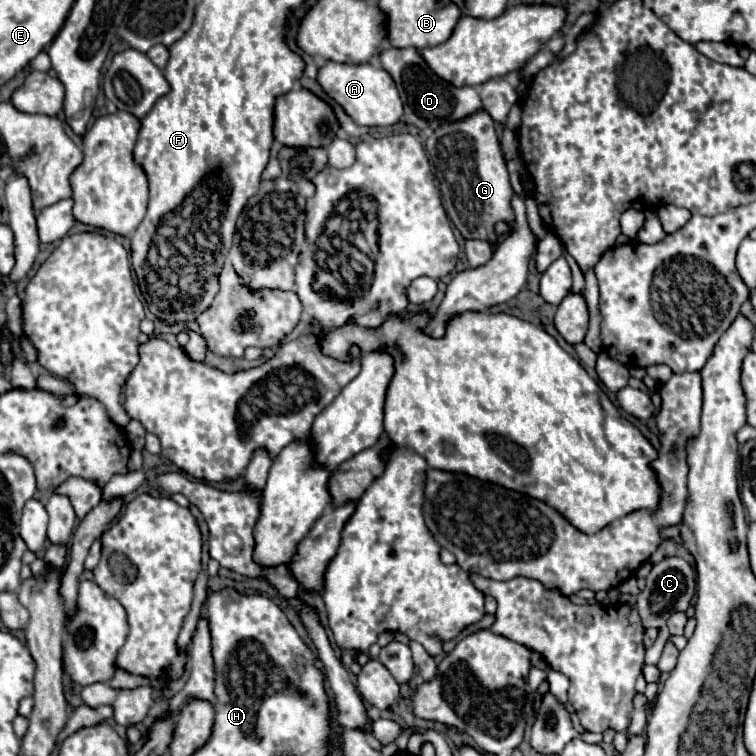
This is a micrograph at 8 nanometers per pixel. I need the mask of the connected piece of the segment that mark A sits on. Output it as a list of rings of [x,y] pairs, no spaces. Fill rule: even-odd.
[[[326,61],[318,69],[316,81],[322,87],[322,91],[328,97],[332,97],[356,125],[388,127],[398,123],[398,119],[402,117],[402,101],[396,91],[396,85],[392,77],[388,77],[388,73],[384,73],[384,69],[380,69],[378,65],[372,63],[350,65],[350,63]]]

